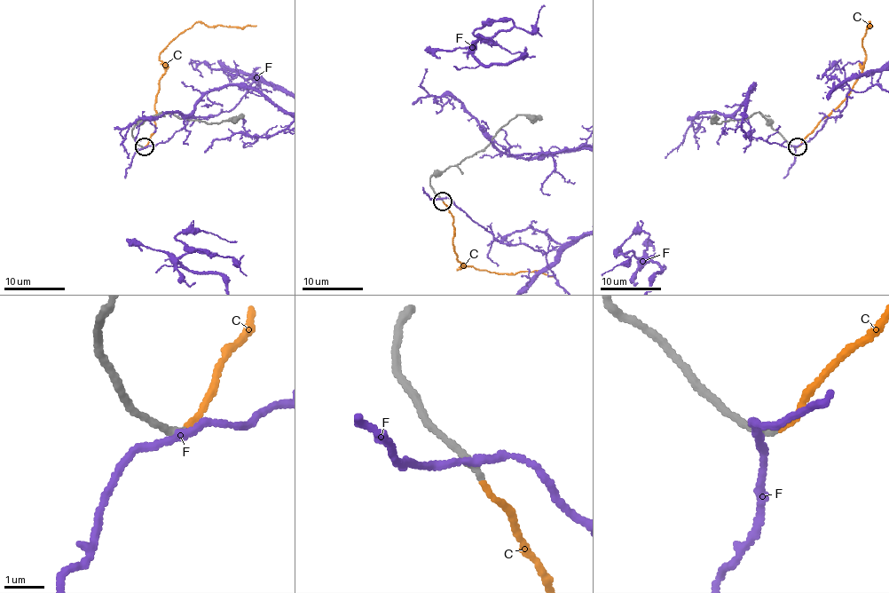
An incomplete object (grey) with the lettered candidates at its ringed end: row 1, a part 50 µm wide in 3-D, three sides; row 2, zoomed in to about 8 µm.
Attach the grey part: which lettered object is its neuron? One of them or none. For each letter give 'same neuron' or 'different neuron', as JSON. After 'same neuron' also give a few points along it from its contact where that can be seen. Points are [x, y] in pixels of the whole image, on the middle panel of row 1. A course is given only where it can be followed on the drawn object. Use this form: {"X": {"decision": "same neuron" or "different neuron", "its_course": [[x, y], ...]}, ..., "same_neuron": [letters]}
{"C": {"decision": "same neuron", "its_course": [[442, 201], [452, 215], [452, 248], [463, 266], [457, 269], [474, 266], [495, 273], [540, 271], [554, 275]]}, "F": {"decision": "different neuron"}, "same_neuron": ["C"]}

